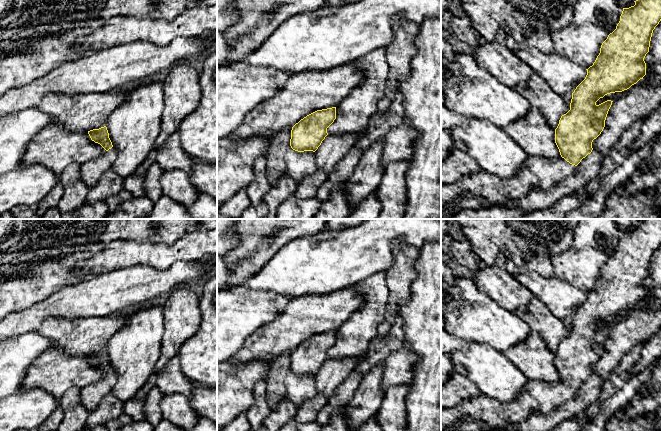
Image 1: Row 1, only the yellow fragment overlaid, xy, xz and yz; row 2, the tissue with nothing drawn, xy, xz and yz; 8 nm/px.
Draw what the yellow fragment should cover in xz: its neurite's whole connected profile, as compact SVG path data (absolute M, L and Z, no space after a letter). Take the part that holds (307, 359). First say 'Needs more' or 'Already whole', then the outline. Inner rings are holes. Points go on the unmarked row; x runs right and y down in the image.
Already whole. M336 331L317 334L307 339L292 351L290 363L291 372L298 376L315 376L328 359L327 352L334 346L335 343Z

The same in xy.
Needs more. M106 350L90 354L88 358L92 365L100 368L106 374L101 380L81 389L82 403L88 411L92 411L97 408L103 398L111 393L117 382L117 376L113 372Z

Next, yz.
Needs more. M641 219L634 230L623 232L620 245L616 253L610 257L602 267L600 277L595 286L587 294L585 303L576 311L572 317L570 334L561 340L559 348L555 353L555 367L559 373L560 380L557 382L544 382L539 380L528 380L526 385L516 398L510 402L499 402L485 394L460 402L451 408L441 408L441 429L449 428L451 431L492 431L504 429L508 424L515 424L524 421L533 411L548 413L577 396L577 389L593 374L592 366L596 363L605 351L605 344L612 329L607 324L599 329L596 326L605 319L615 316L622 316L636 308L646 299L646 287L644 282L649 276L650 265L653 254L661 245L661 219Z

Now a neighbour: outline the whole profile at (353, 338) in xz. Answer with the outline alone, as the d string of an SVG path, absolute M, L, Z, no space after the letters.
M379 272L355 285L364 296L363 304L336 330L336 343L327 352L329 359L362 358L369 351L370 343L379 336L378 326L384 319L389 290L385 272Z

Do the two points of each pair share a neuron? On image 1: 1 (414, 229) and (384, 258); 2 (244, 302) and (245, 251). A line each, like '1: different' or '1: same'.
1: same
2: different

